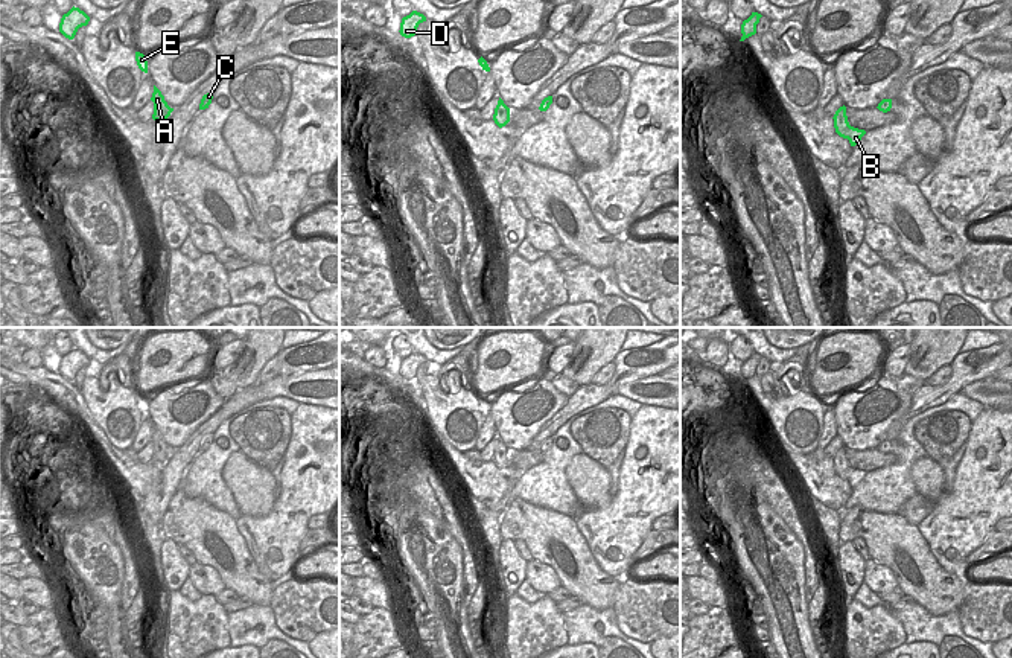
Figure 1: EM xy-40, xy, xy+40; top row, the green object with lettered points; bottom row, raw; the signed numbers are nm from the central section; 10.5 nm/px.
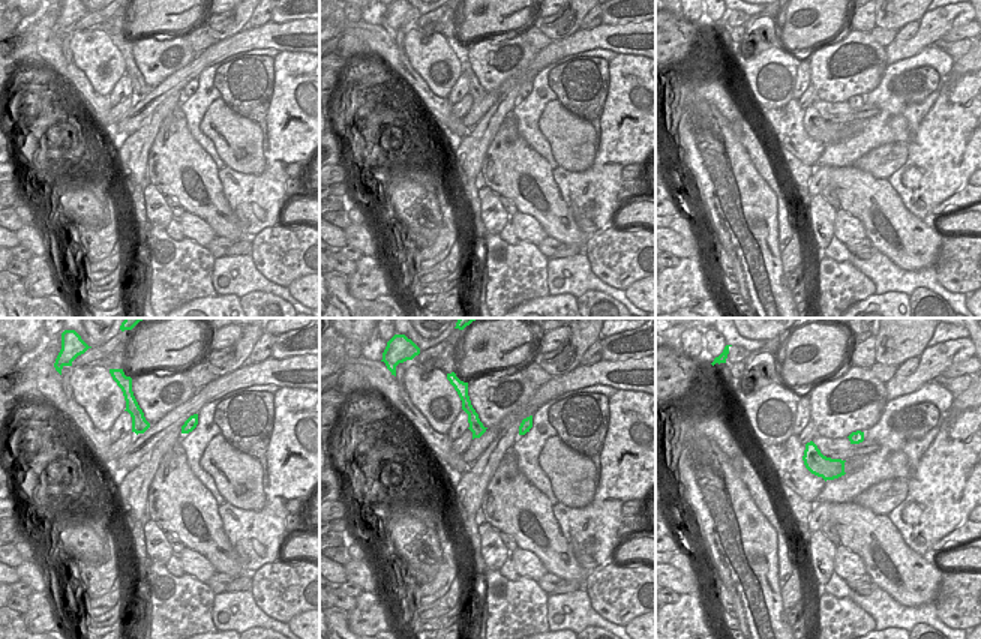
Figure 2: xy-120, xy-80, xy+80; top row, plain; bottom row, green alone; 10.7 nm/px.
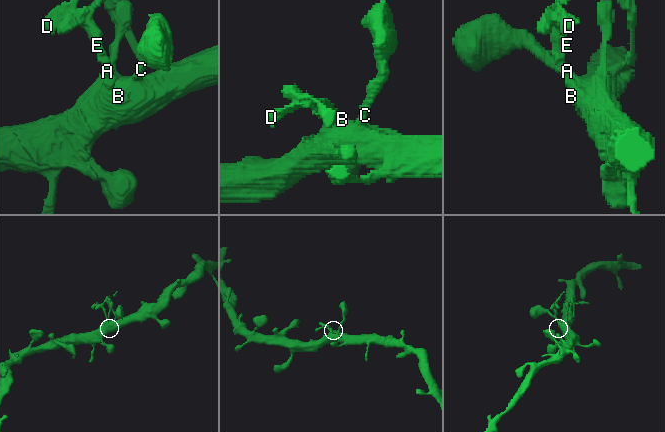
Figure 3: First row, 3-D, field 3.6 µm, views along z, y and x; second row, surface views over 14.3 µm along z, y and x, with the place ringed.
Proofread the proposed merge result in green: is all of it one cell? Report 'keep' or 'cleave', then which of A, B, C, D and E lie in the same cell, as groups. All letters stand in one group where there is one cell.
keep; A B C D E

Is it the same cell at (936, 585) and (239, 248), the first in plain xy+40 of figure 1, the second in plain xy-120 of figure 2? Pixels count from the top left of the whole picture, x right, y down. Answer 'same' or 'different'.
different

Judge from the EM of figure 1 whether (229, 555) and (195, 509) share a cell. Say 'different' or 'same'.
same

